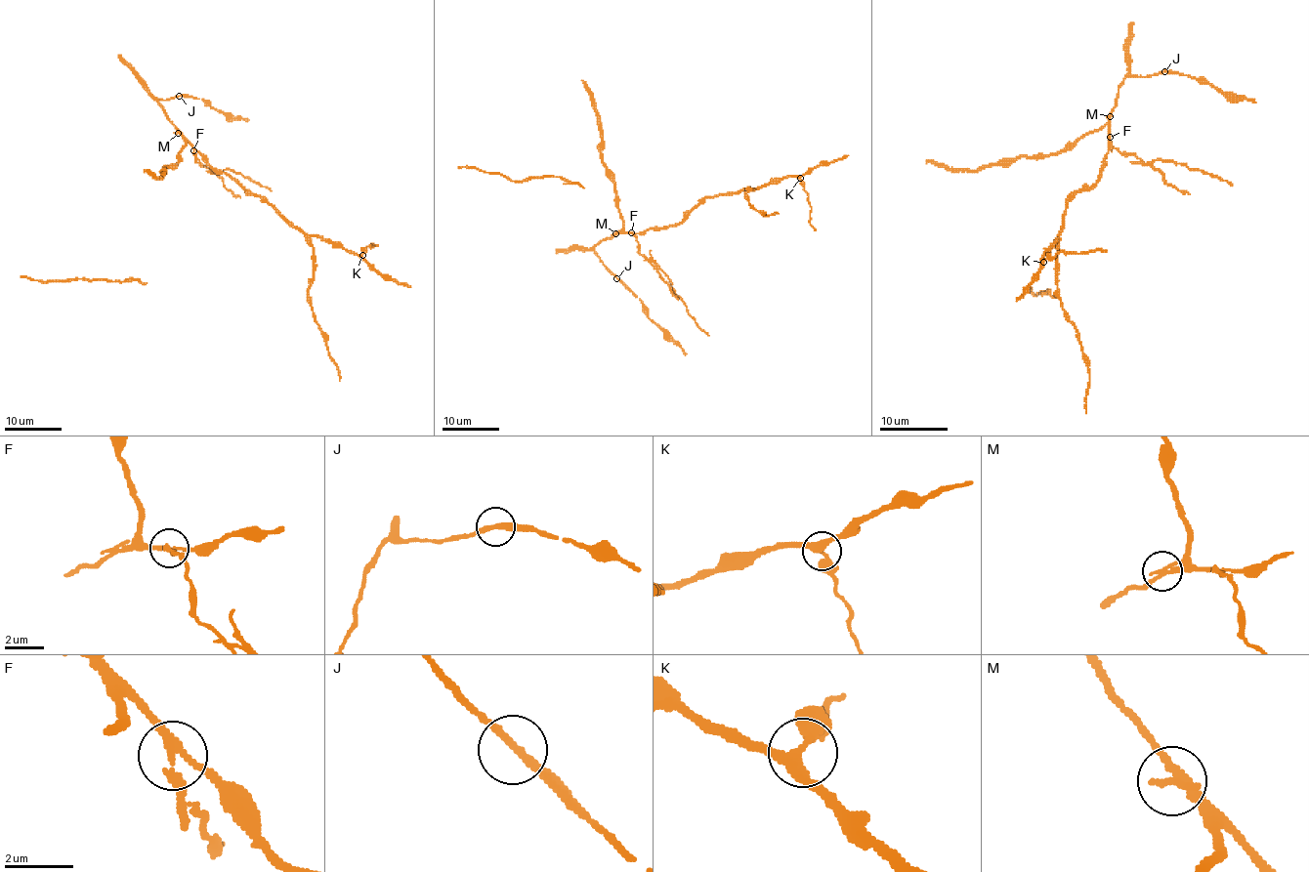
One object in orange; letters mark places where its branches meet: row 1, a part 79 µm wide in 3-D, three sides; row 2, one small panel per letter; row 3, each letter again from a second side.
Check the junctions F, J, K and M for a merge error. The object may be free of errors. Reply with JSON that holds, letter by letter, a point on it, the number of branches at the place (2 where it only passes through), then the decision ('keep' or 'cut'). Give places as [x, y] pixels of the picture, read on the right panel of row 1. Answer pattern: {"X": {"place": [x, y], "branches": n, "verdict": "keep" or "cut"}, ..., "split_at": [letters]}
{"F": {"place": [1110, 137], "branches": 3, "verdict": "cut"}, "J": {"place": [1164, 71], "branches": 2, "verdict": "keep"}, "K": {"place": [1043, 262], "branches": 3, "verdict": "keep"}, "M": {"place": [1110, 116], "branches": 2, "verdict": "keep"}, "split_at": ["F"]}

